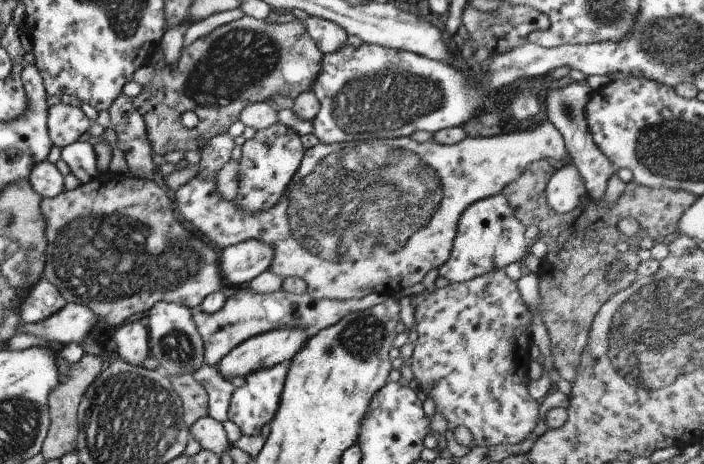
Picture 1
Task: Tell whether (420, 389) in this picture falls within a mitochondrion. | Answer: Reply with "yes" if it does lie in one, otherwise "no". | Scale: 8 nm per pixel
no

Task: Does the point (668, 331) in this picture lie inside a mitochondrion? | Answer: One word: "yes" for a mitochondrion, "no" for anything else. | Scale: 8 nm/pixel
yes

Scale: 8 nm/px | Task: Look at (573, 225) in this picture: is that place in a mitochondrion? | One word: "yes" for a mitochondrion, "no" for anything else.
no

